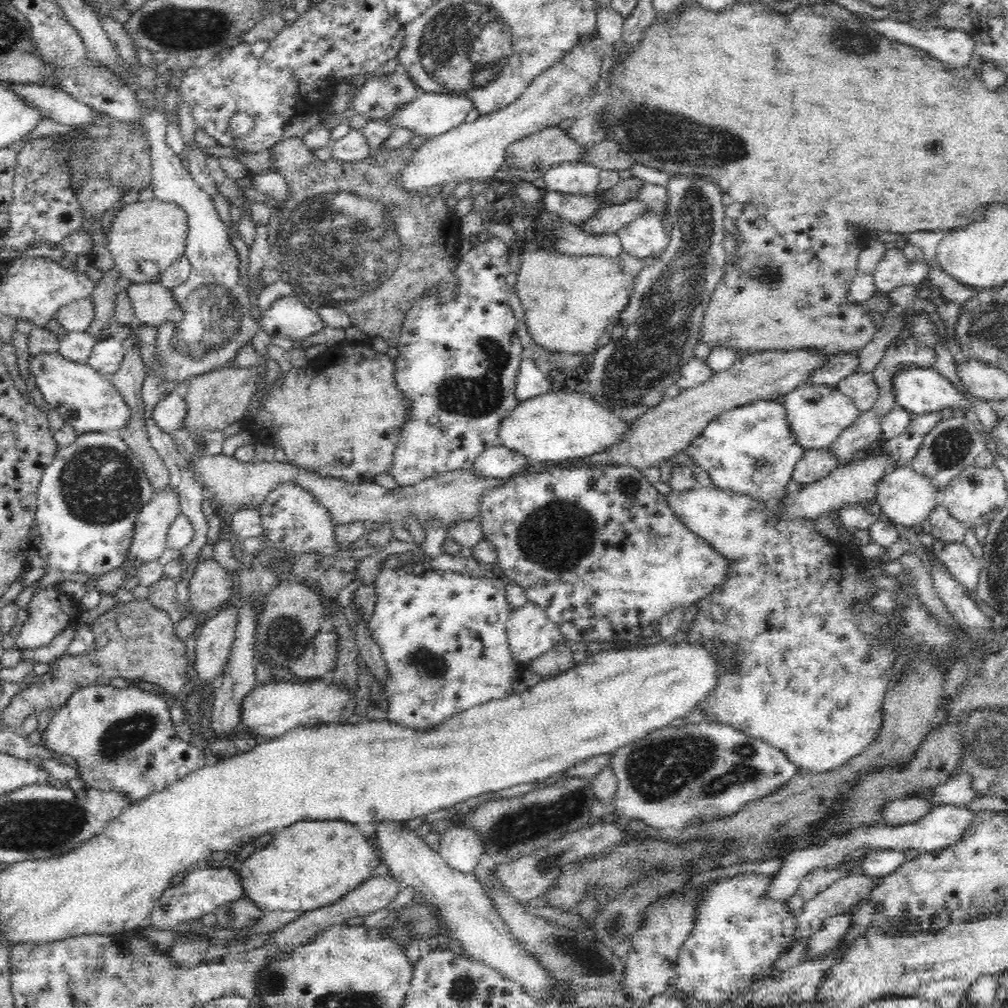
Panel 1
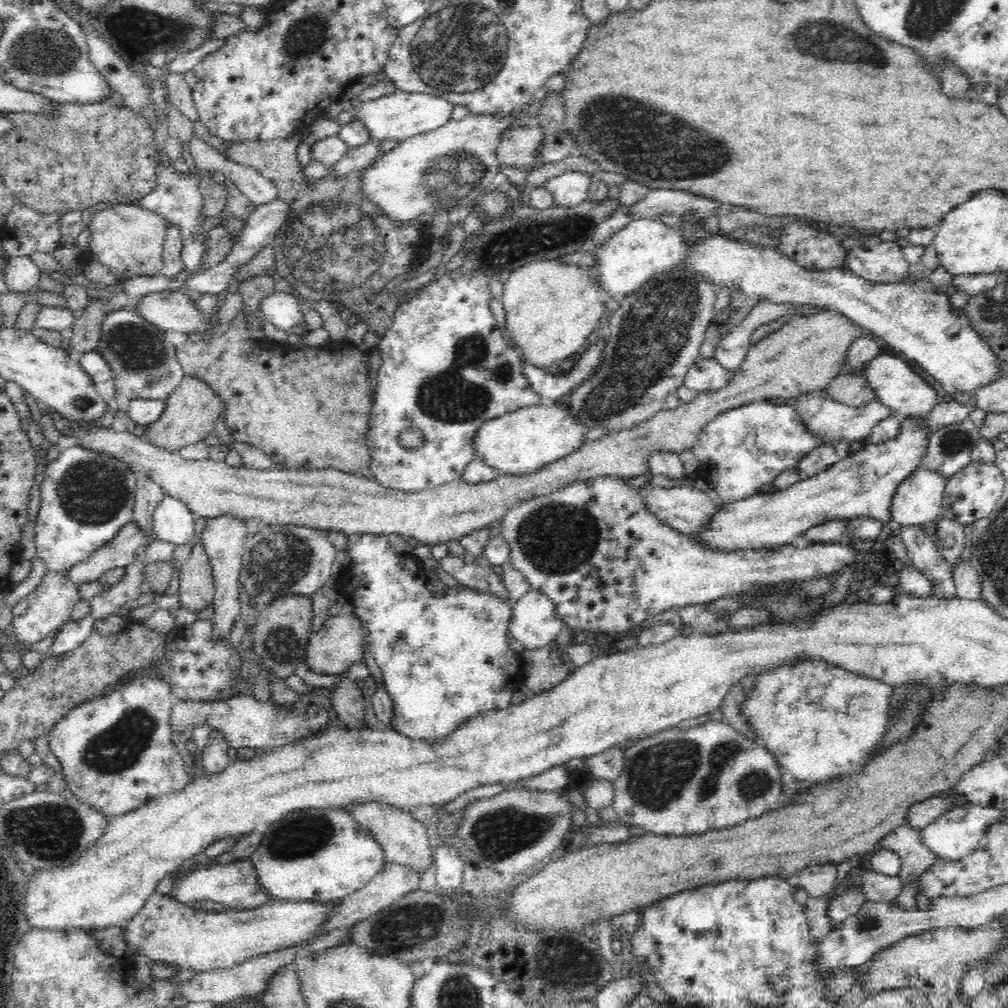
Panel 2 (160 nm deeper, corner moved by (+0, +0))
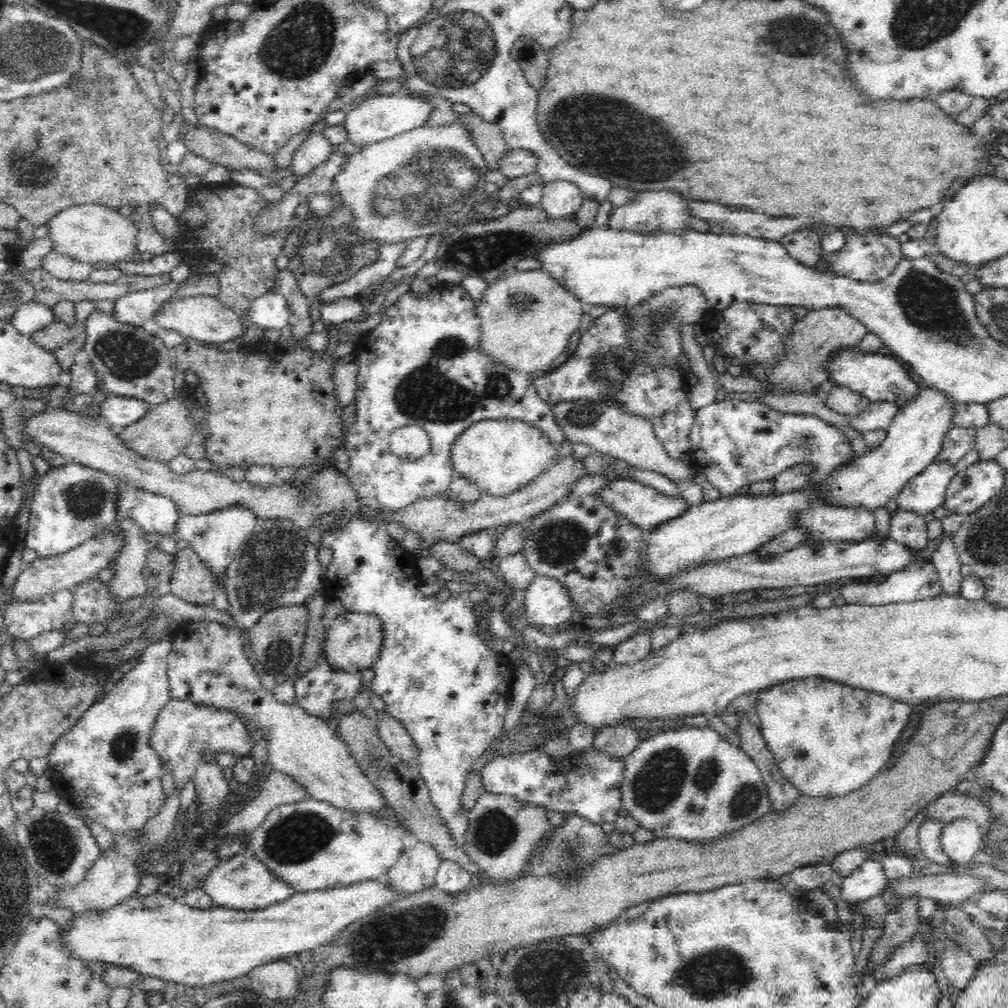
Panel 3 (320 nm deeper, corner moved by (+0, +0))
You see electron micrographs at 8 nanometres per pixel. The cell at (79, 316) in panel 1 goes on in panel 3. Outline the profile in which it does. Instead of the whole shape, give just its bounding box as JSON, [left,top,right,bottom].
[10,301,59,336]

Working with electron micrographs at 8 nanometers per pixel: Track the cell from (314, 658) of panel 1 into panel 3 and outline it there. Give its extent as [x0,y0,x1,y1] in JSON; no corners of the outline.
[320,612,381,673]

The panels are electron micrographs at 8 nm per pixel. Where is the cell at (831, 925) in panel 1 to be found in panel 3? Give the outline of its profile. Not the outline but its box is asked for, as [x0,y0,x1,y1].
[840,860,887,906]

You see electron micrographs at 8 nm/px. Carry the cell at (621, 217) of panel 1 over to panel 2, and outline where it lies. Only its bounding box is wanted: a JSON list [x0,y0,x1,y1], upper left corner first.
[627,188,721,220]

